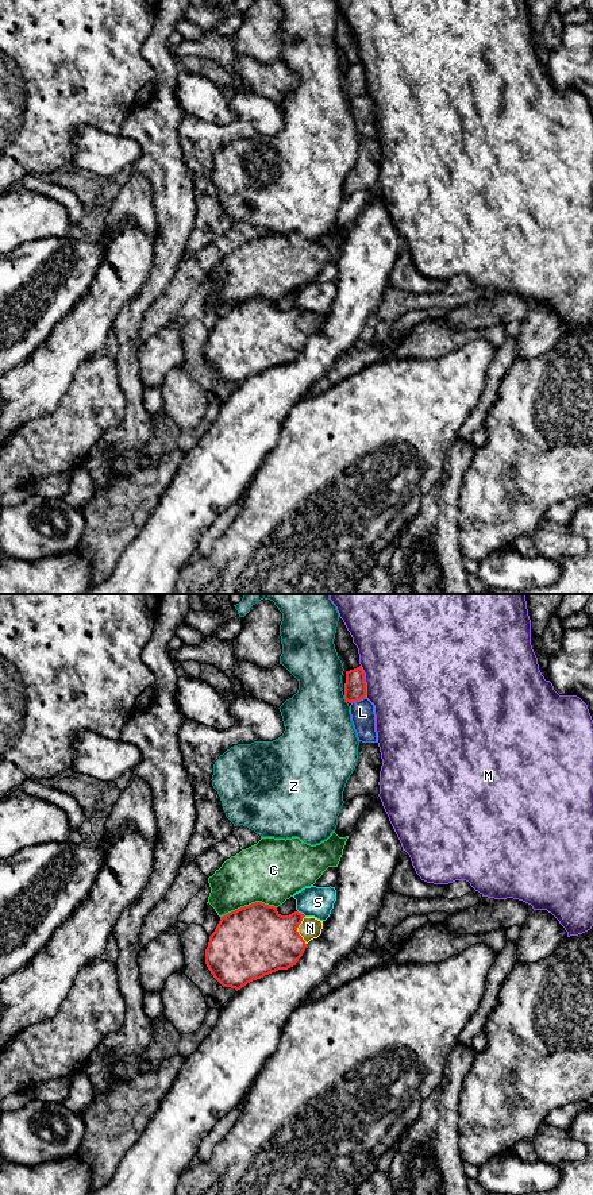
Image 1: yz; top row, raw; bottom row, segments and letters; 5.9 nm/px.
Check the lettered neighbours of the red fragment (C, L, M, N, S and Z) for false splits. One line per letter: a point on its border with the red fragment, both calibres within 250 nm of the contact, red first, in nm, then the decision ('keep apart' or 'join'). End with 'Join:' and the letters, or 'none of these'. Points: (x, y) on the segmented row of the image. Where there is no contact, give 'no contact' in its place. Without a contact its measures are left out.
C: contact yz (249, 905); calibres 420 and 380 nm; keep apart
L: contact yz (358, 700); calibres 130 and 140 nm; keep apart
M: contact yz (365, 682); calibres 130 and 500 nm; keep apart
N: contact yz (296, 931); calibres 420 and 130 nm; join
S: contact yz (300, 913); calibres 360 and 180 nm; keep apart
Z: contact yz (345, 698); calibres 130 and 400 nm; keep apart
Join: N

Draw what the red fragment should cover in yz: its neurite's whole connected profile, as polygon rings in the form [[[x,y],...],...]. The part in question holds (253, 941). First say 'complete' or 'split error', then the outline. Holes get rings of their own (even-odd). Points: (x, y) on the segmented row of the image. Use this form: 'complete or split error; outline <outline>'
split error; outline [[[255,902],[220,917],[205,949],[205,964],[213,978],[236,991],[278,970],[288,970],[303,956],[307,944],[321,934],[323,921],[294,911],[281,915],[277,907]]]

